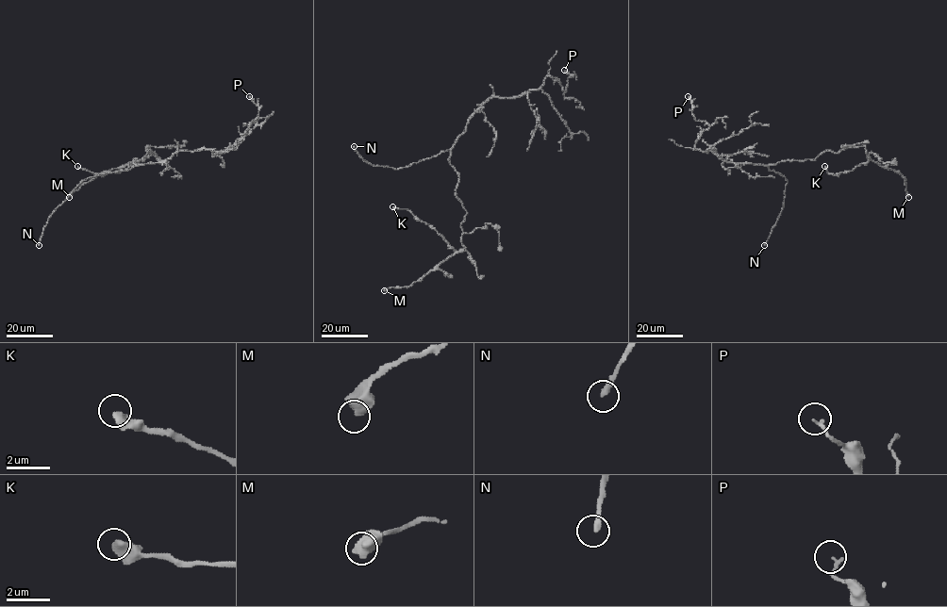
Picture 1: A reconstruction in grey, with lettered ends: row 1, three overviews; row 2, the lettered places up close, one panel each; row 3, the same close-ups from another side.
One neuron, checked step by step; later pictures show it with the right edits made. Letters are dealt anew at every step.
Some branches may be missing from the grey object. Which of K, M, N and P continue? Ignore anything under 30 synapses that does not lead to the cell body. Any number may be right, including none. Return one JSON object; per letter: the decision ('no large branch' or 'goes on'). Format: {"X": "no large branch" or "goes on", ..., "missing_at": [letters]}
{"K": "no large branch", "M": "no large branch", "N": "goes on", "P": "no large branch", "missing_at": ["N"]}

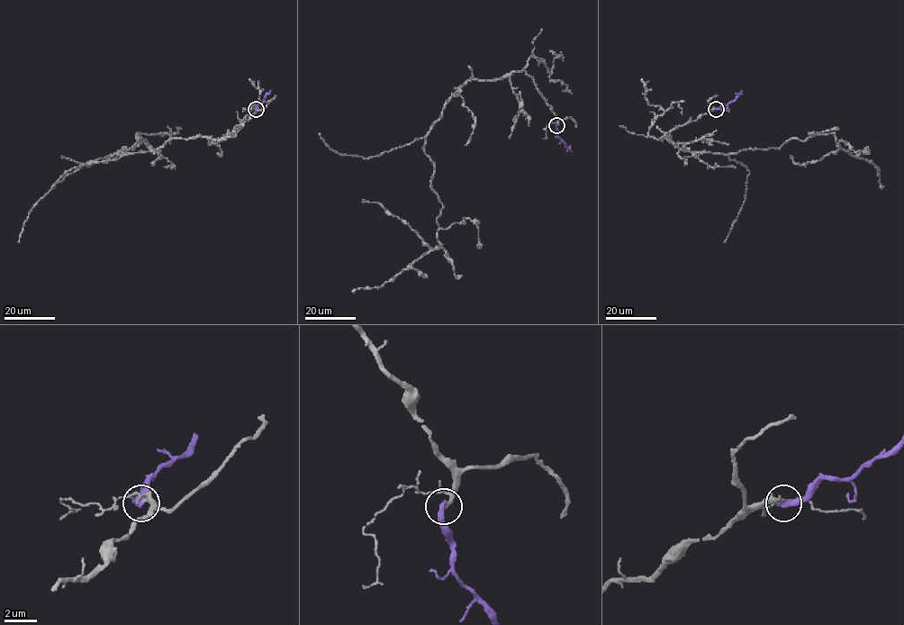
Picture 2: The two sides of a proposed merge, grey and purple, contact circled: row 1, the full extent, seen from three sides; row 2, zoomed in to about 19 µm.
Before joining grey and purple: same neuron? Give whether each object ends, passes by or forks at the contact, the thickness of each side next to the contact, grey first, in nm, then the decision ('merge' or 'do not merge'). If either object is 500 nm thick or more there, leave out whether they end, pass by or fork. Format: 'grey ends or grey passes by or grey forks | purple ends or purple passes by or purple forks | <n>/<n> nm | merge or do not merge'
grey passes by | purple ends | 160/400 nm | merge

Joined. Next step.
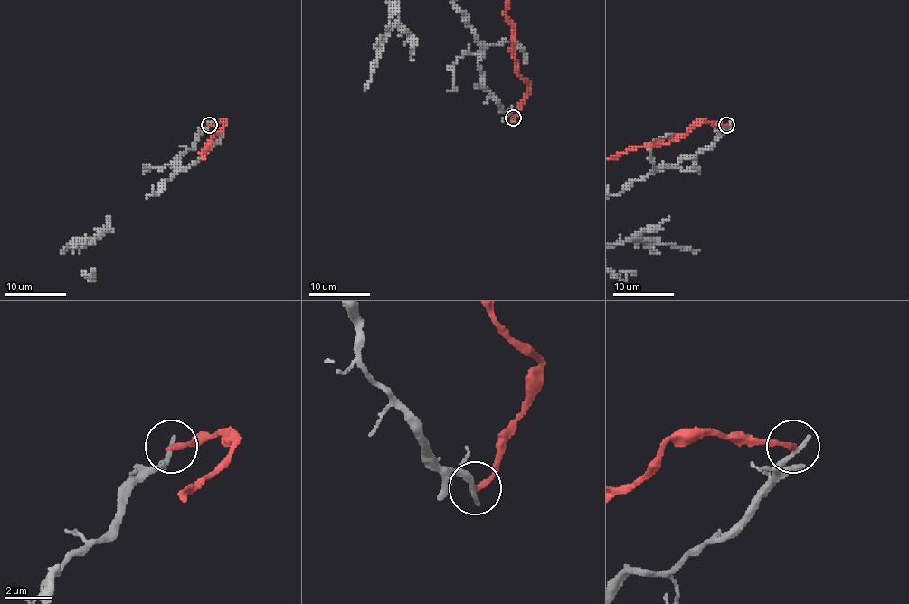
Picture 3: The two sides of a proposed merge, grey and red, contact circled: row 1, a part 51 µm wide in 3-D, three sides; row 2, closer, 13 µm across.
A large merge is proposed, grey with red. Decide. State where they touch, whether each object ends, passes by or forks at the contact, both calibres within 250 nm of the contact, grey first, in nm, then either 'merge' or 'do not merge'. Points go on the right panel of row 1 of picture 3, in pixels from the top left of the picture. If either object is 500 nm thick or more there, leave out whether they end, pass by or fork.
(726, 125) | grey ends | red ends | 240/240 nm | do not merge

